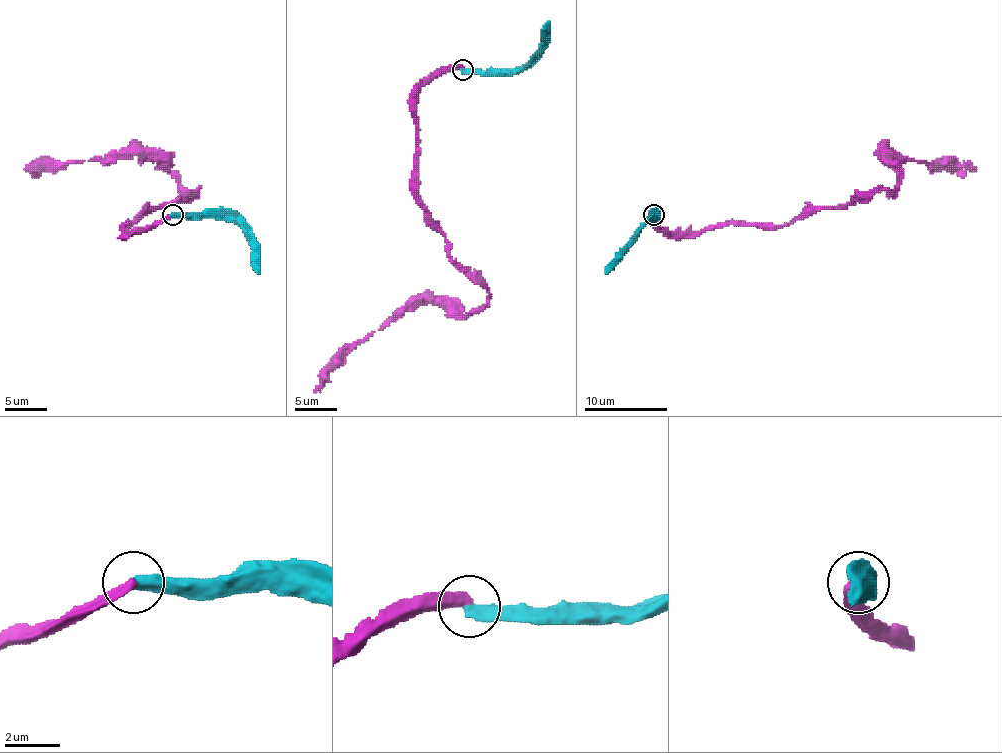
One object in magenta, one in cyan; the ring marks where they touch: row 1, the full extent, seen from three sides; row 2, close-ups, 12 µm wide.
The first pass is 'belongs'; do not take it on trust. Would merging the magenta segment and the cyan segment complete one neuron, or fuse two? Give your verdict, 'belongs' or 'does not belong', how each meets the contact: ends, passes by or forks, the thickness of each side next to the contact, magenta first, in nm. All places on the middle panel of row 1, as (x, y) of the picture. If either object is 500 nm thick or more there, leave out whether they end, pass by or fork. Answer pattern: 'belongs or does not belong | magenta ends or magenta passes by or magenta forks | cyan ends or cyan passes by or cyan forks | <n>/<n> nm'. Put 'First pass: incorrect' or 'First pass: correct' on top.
First pass: incorrect
does not belong | magenta ends | cyan ends | 400/440 nm

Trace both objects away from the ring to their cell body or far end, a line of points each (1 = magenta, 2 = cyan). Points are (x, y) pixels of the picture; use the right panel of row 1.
1: (653, 215), (672, 232), (705, 232), (728, 223), (786, 225), (895, 188), (899, 173), (884, 152), (976, 169)
2: (653, 215), (605, 273)

